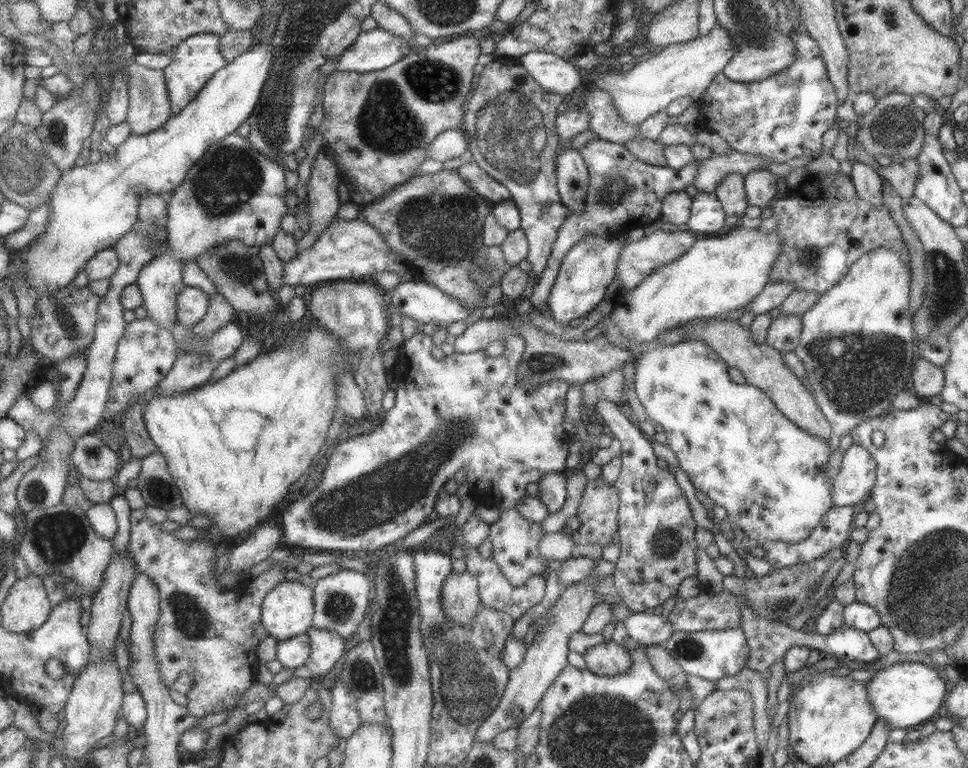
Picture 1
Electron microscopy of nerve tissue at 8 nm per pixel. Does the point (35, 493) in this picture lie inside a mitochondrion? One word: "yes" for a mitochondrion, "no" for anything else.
yes

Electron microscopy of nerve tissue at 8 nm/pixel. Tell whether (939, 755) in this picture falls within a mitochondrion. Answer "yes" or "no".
no

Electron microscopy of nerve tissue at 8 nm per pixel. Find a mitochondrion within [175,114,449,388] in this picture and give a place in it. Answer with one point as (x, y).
(228, 180)

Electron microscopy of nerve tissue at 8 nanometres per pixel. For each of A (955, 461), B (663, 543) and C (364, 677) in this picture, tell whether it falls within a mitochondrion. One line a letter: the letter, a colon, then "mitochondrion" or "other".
A: other
B: mitochondrion
C: mitochondrion

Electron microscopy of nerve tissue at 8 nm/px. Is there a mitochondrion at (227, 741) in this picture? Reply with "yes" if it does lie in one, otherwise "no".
no

